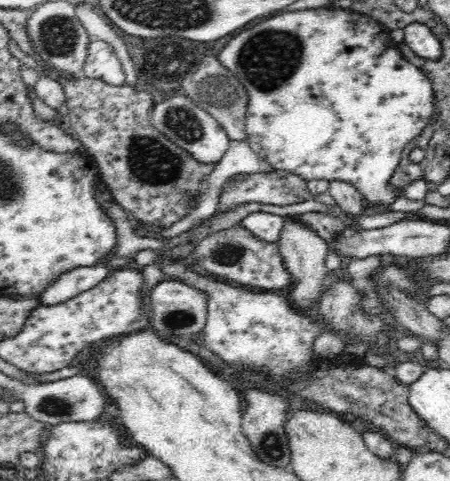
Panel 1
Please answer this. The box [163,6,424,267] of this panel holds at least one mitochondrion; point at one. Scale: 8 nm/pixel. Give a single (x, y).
(270, 58)

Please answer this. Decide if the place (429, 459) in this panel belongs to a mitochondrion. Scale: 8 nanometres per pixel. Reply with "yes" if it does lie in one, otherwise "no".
no

